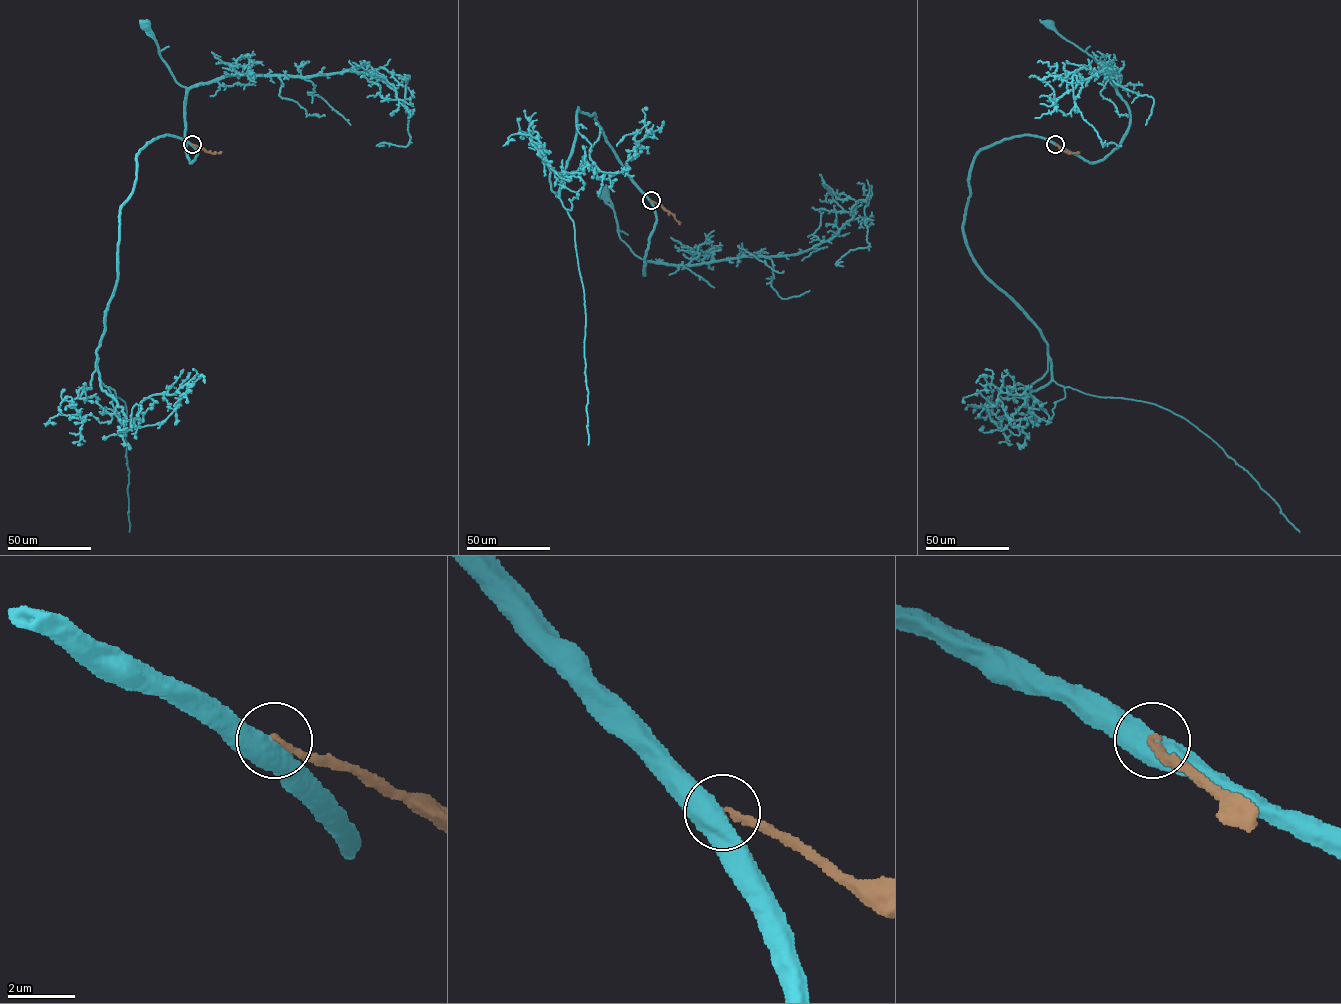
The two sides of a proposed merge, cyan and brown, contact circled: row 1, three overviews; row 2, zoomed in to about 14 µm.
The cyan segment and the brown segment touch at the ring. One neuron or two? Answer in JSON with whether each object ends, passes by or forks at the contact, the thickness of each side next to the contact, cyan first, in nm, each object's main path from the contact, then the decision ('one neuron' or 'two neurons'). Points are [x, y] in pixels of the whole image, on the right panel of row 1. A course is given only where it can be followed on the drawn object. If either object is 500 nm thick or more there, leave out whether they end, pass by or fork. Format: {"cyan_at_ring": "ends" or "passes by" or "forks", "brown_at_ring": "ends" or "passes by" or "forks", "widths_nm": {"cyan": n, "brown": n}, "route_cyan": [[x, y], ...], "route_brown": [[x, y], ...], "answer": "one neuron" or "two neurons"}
{"widths_nm": {"cyan": 600, "brown": 150}, "route_cyan": [[1055, 144], [1089, 162], [1102, 160], [1127, 132], [1130, 110], [1093, 57], [1048, 24]], "route_brown": [[1055, 144], [1067, 153], [1079, 152]], "answer": "two neurons"}

